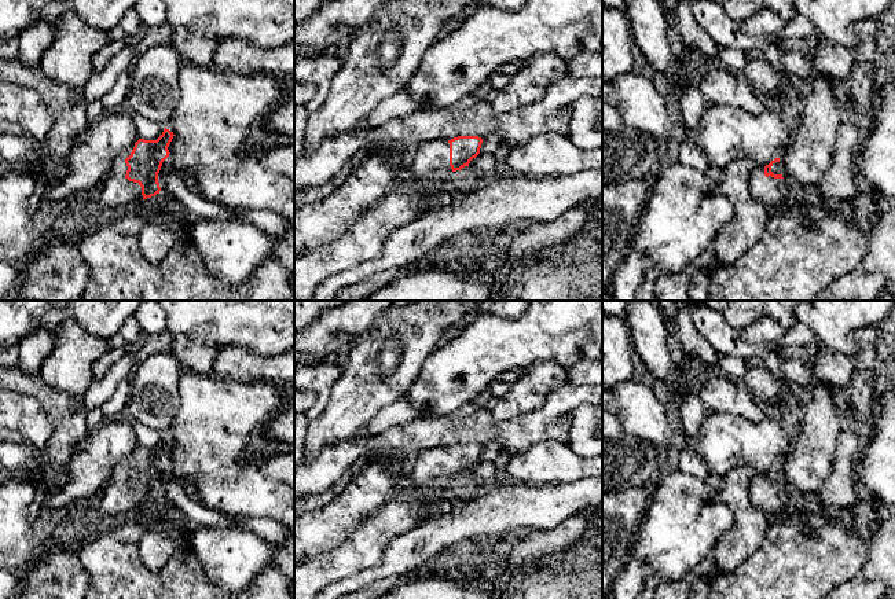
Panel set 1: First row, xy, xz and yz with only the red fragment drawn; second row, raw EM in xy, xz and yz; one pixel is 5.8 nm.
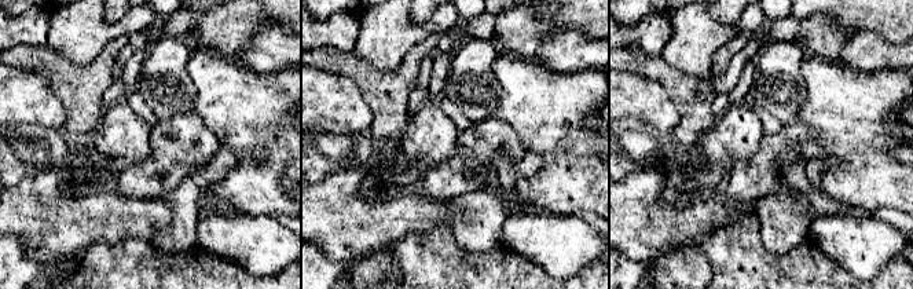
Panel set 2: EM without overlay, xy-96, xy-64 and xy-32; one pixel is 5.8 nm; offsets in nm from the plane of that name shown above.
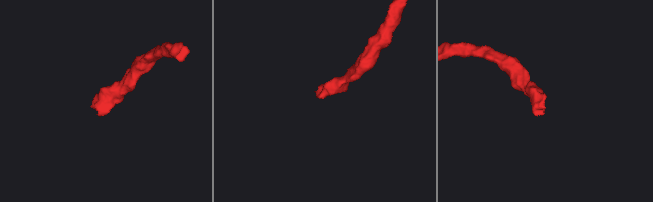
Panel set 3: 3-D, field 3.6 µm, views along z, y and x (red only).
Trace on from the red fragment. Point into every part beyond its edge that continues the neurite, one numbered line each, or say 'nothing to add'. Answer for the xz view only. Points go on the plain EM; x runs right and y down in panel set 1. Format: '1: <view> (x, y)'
1: xz (432, 466)

